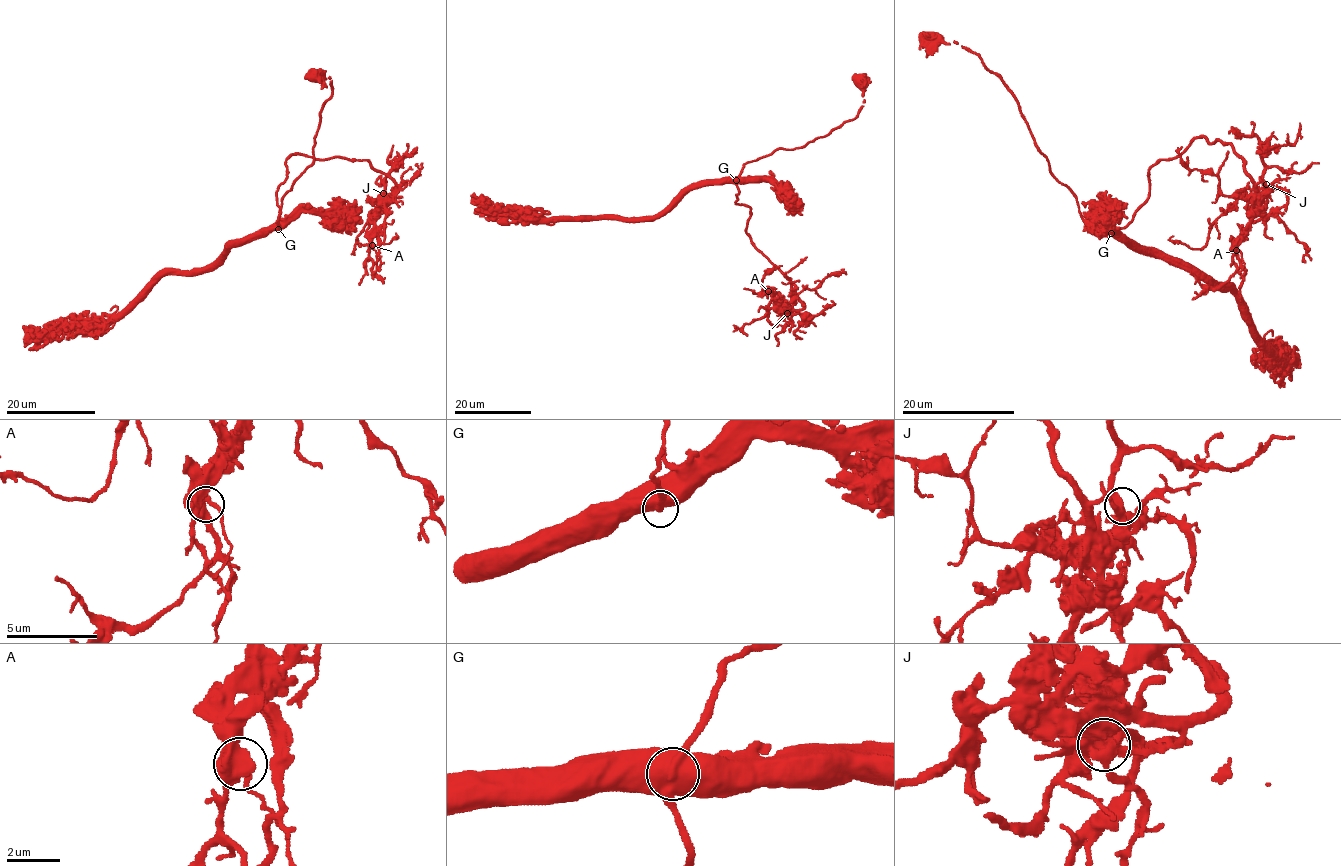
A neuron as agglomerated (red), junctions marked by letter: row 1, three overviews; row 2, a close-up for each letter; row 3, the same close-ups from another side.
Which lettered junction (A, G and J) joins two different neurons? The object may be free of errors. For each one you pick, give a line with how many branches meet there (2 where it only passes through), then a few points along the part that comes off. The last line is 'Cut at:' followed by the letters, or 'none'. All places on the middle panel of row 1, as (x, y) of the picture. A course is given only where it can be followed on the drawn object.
G: Branches: 2. Course of the part to remove: (736, 180), (736, 204), (750, 210), (747, 234), (794, 286), (801, 309), (760, 292), (767, 271), (782, 265)
Cut at: G

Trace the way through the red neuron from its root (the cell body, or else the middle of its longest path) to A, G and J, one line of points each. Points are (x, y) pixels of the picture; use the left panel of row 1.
A: (280, 214), (276, 191), (287, 176), (285, 163), (291, 155), (366, 160), (397, 187), (377, 209), (372, 245)
G: (280, 214), (284, 223), (279, 229)
J: (280, 214), (276, 191), (287, 176), (285, 163), (293, 154), (366, 160), (396, 186), (389, 197), (383, 193)

